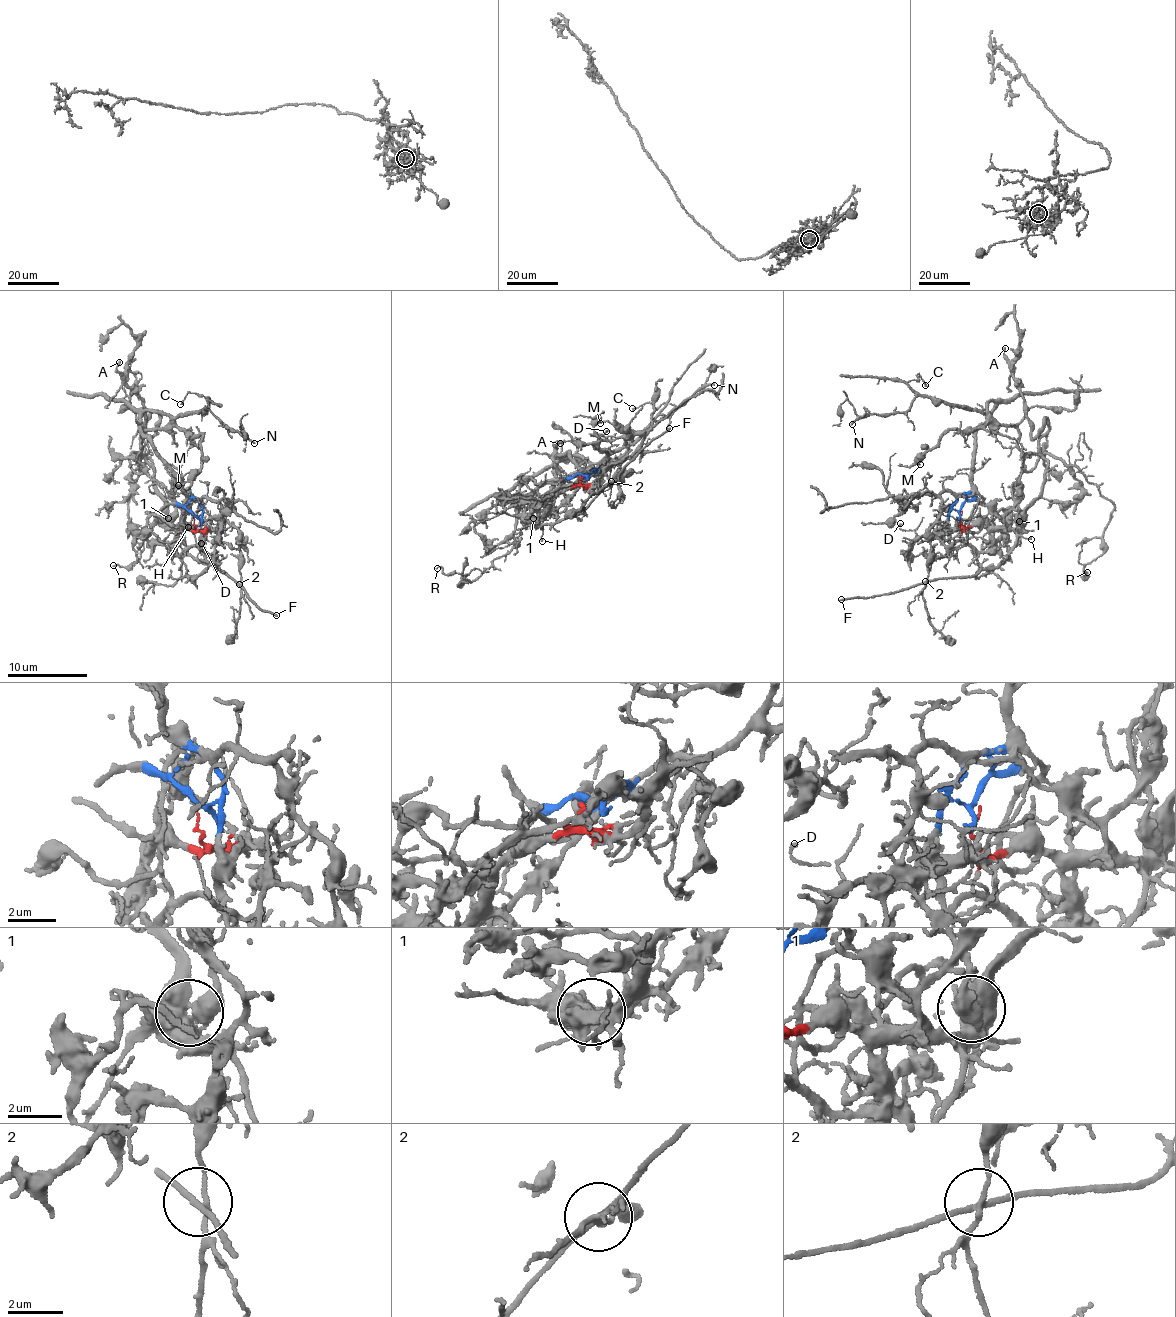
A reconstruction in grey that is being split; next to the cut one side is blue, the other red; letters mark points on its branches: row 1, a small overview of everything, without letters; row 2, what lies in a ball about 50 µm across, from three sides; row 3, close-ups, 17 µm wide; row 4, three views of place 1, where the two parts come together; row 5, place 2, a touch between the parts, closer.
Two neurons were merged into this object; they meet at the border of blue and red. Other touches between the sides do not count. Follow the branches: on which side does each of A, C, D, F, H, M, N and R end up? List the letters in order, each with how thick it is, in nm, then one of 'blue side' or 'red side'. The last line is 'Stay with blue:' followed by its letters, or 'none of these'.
A: 170 nm thick; red side
C: 120 nm thick; blue side
D: 110 nm thick; red side
F: 180 nm thick; red side
H: 120 nm thick; red side
M: 80 nm thick; blue side
N: 130 nm thick; blue side
R: 110 nm thick; blue side
Stay with blue: C, M, N, R

